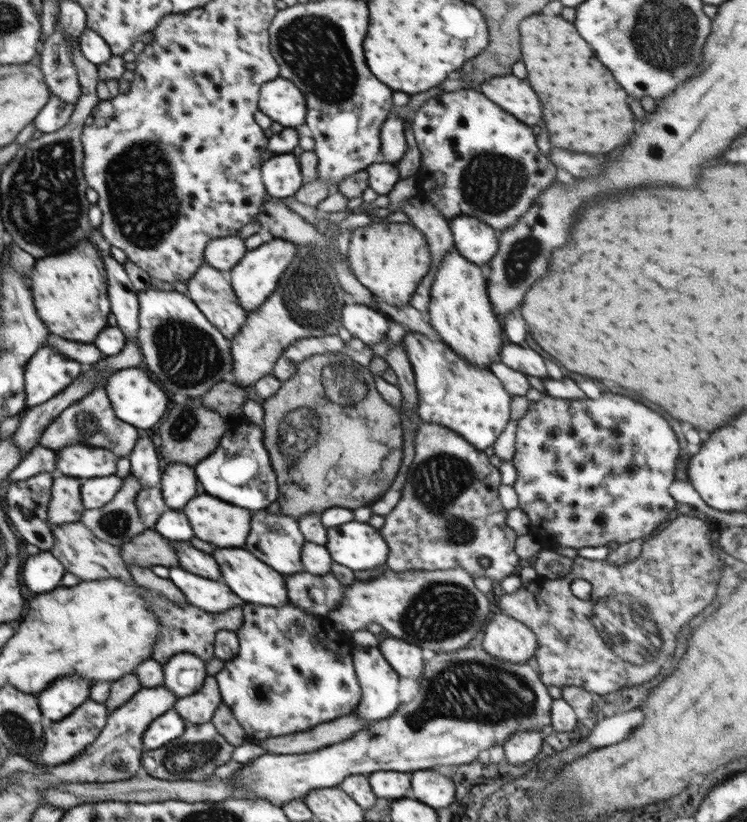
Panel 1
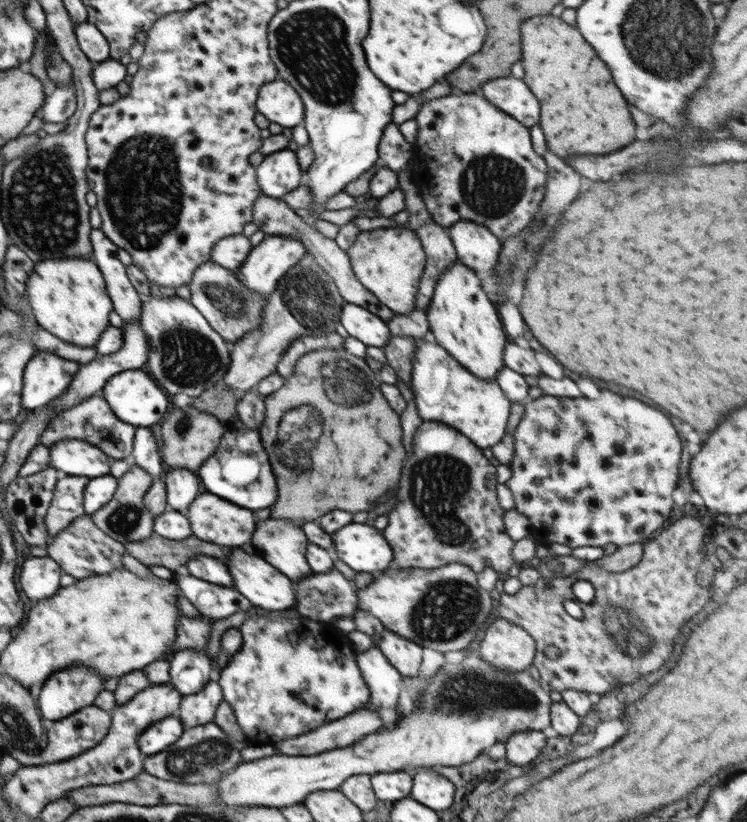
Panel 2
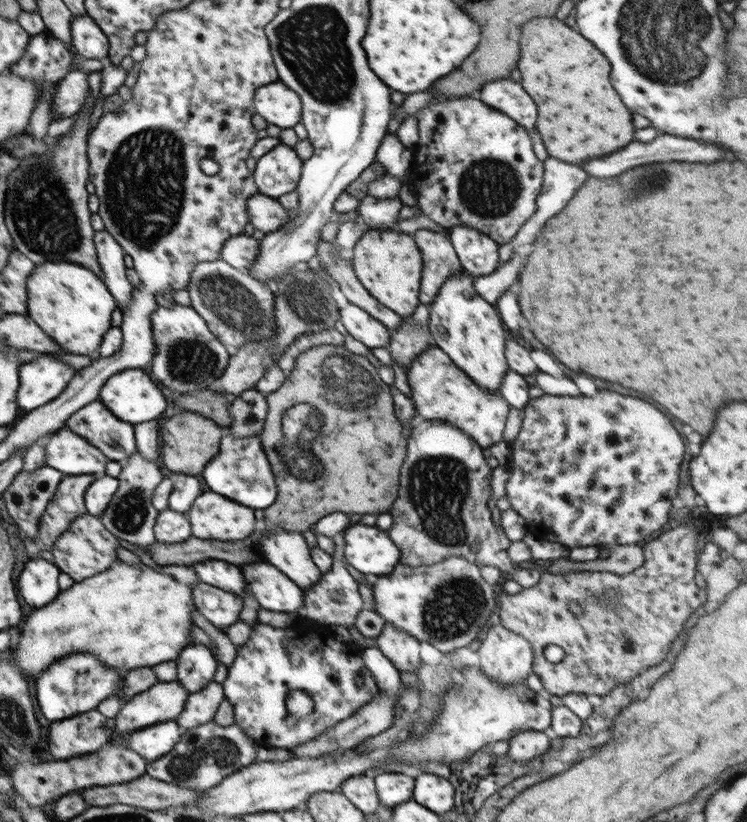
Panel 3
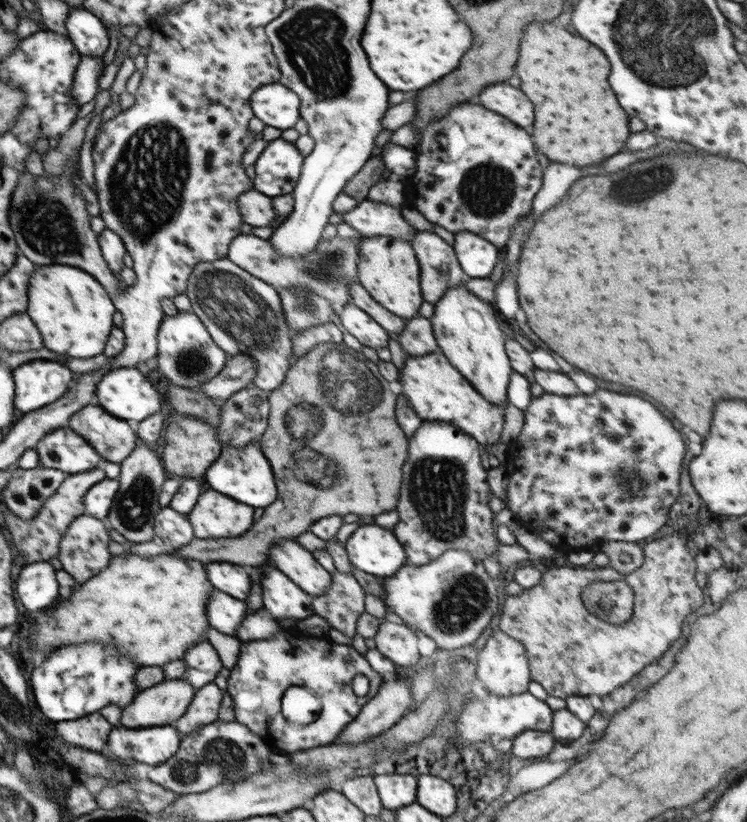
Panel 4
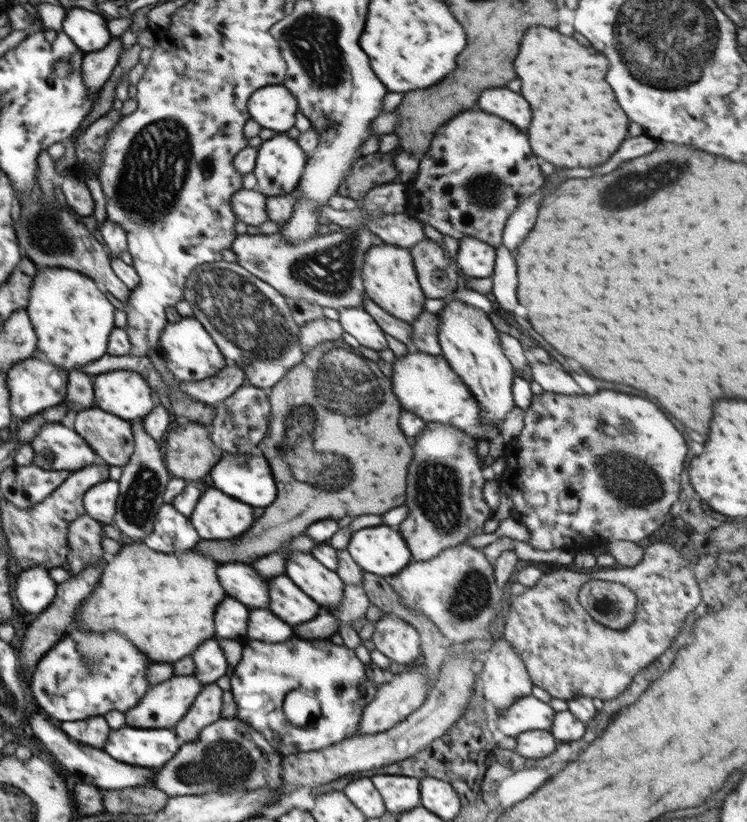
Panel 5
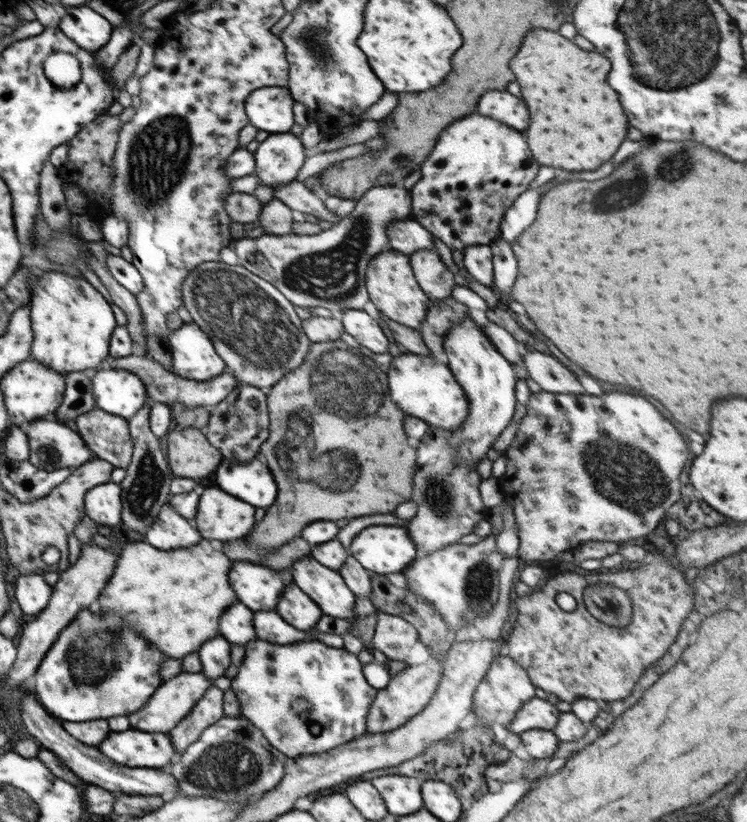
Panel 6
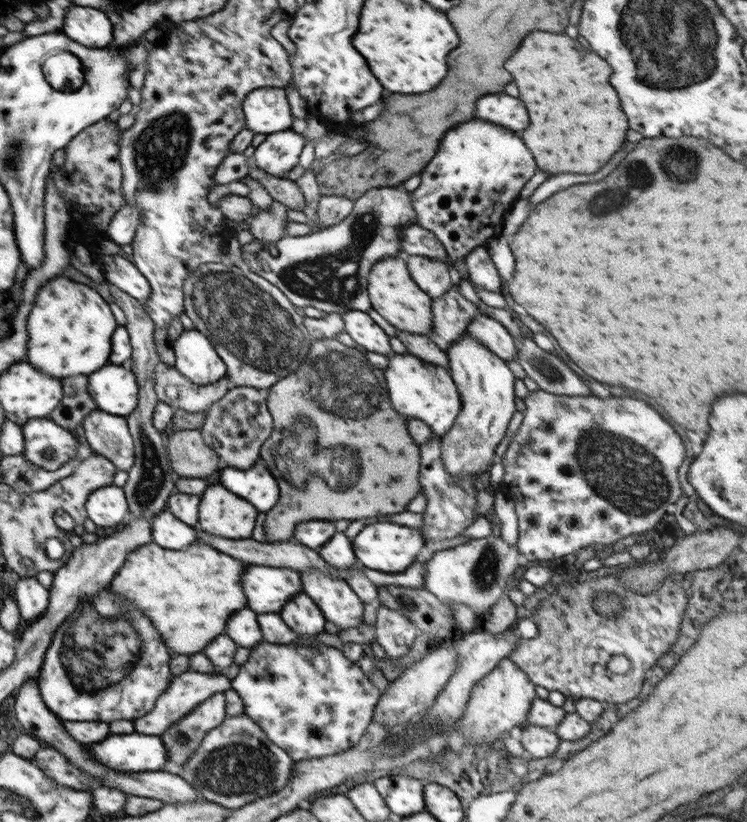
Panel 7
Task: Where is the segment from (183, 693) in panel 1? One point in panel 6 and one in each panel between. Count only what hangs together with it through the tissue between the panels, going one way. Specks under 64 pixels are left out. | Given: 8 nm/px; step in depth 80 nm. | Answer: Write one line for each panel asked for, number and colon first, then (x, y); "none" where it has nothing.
2: (190, 669)
3: (196, 664)
4: (203, 663)
5: (210, 662)
6: (214, 654)

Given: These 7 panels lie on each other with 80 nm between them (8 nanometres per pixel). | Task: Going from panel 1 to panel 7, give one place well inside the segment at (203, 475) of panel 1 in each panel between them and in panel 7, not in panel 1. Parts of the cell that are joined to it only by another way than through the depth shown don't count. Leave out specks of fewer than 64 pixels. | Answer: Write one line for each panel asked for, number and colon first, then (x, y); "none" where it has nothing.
2: (240, 471)
3: (241, 470)
4: (245, 474)
5: (247, 477)
6: (252, 482)
7: (255, 484)

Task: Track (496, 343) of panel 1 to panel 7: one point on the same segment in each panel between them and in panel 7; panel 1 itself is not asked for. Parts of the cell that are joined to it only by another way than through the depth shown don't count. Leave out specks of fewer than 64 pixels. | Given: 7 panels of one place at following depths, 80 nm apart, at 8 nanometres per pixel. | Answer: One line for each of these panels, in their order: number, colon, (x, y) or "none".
2: (466, 324)
3: (468, 329)
4: (467, 330)
5: (469, 341)
6: (487, 378)
7: (486, 386)

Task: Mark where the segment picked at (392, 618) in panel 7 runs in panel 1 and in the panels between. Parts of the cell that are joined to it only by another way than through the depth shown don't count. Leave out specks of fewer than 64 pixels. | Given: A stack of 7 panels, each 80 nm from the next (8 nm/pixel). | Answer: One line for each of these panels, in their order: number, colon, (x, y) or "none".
1: (406, 659)
2: (405, 656)
3: (402, 649)
4: (398, 642)
5: (398, 640)
6: (394, 636)

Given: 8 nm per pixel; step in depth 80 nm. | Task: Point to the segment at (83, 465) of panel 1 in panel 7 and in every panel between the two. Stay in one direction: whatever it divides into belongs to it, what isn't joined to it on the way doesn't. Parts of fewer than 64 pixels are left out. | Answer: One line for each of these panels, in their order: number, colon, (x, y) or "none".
2: (73, 457)
3: (65, 451)
4: (62, 449)
5: (56, 447)
6: (53, 445)
7: (46, 444)

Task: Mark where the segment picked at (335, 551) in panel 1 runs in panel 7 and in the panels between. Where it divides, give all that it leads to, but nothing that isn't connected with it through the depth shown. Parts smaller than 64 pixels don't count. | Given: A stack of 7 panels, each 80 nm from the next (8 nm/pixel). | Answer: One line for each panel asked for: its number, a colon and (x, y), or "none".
2: (362, 547)
3: (369, 550)
4: (373, 549)
5: (380, 550)
6: (381, 549)
7: (390, 548)

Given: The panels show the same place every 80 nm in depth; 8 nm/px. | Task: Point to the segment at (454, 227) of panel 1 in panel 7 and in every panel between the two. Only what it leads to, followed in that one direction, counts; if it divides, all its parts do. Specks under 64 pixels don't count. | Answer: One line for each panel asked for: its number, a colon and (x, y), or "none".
2: (475, 246)
3: (478, 254)
4: (477, 257)
5: (476, 258)
6: (478, 260)
7: (483, 273)

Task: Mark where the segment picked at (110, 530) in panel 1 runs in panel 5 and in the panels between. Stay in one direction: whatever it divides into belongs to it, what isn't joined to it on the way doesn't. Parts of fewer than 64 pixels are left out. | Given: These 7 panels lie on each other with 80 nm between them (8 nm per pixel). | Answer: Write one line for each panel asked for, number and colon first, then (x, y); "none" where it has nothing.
2: (125, 518)
3: (131, 516)
4: (142, 475)
5: (144, 479)

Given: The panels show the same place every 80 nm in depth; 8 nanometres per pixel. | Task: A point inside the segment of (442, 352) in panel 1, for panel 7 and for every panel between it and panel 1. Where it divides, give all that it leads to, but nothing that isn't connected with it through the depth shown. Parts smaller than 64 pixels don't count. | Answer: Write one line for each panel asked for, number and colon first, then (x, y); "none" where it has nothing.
2: (444, 390)
3: (441, 391)
4: (436, 391)
5: (424, 384)
6: (421, 386)
7: (420, 390)

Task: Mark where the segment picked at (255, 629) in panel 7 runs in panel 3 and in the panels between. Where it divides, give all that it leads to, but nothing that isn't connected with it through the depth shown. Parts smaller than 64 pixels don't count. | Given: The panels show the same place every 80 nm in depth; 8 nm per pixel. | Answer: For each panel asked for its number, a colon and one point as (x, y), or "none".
3: (221, 607)
4: (225, 613)
5: (231, 619)
6: (236, 624)

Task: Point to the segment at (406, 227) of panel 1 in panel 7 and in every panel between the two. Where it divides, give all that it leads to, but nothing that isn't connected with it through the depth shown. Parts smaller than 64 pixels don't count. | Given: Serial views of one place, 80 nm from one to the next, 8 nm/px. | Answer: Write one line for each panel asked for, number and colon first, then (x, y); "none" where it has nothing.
2: (389, 262)
3: (388, 264)
4: (388, 269)
5: (388, 274)
6: (391, 285)
7: (393, 293)

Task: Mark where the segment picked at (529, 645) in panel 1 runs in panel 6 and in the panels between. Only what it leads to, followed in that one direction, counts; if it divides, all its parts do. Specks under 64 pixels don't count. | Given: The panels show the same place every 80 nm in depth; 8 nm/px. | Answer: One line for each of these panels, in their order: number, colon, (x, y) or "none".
2: (506, 646)
3: (505, 657)
4: (503, 667)
5: (504, 679)
6: (506, 687)

